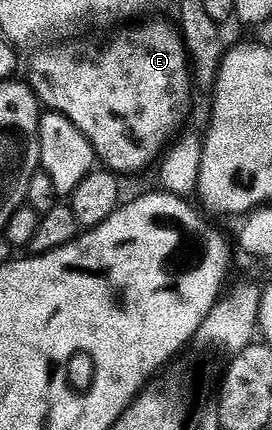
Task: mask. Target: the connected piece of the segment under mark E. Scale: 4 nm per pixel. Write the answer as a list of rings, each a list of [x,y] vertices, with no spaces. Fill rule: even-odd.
[[[175,23],[140,24],[110,37],[101,48],[96,44],[72,43],[76,42],[56,42],[35,53],[32,73],[26,80],[37,101],[49,112],[66,114],[86,134],[103,167],[125,174],[140,172],[147,164],[155,165],[166,145],[177,135],[176,128],[189,119],[194,104],[192,69],[179,27]]]

